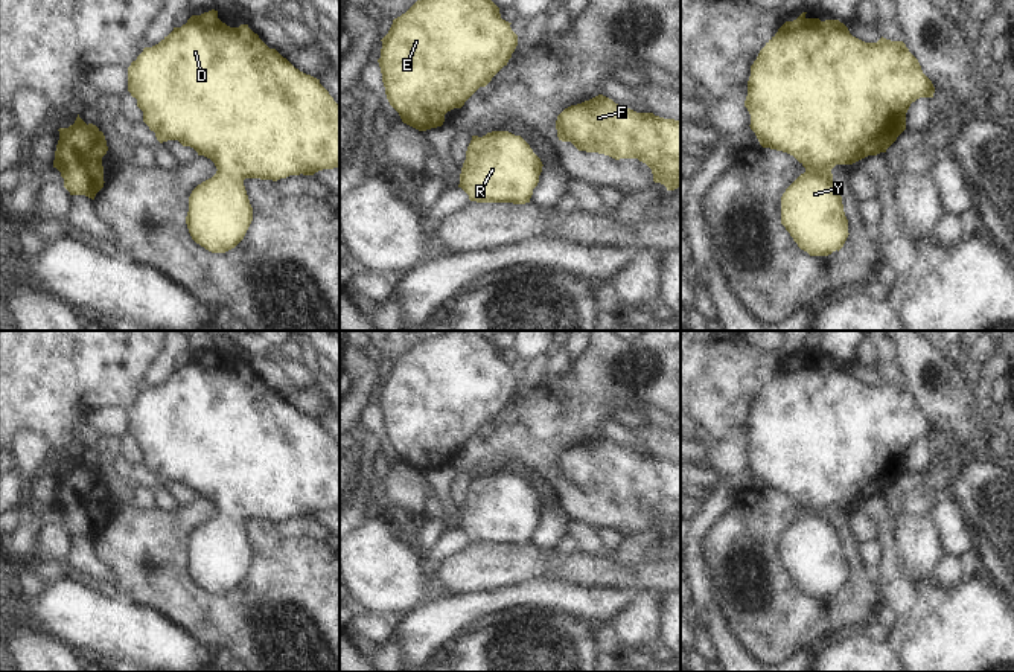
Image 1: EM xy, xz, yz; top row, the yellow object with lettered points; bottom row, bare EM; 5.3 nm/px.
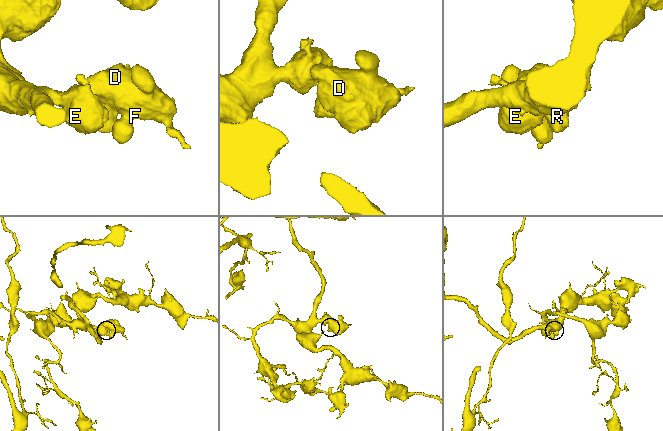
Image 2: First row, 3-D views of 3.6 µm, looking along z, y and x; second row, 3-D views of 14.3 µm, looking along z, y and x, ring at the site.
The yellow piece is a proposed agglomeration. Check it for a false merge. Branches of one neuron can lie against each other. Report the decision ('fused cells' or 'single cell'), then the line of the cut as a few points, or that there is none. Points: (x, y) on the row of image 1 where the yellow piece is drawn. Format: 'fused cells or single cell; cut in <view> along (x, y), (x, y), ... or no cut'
single cell; no cut

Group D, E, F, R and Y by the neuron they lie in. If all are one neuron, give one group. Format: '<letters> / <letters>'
D E F R Y

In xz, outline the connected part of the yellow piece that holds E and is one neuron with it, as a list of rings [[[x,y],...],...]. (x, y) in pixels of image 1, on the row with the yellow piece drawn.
[[[417,0],[394,18],[378,62],[387,99],[402,122],[419,131],[442,126],[448,111],[486,87],[518,46],[510,24],[492,0]]]

